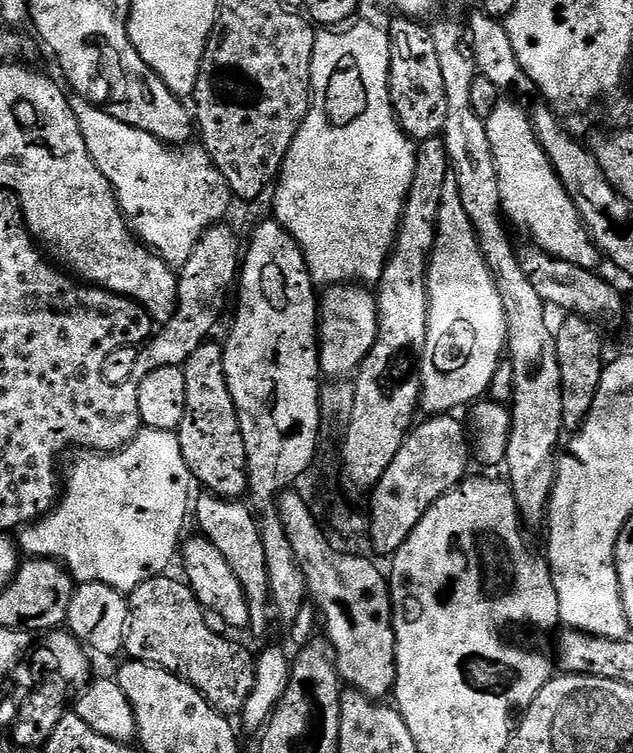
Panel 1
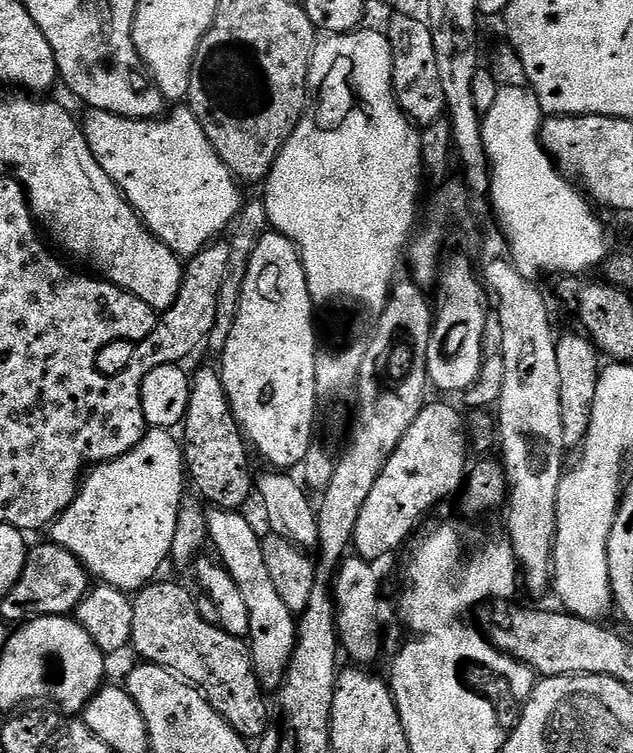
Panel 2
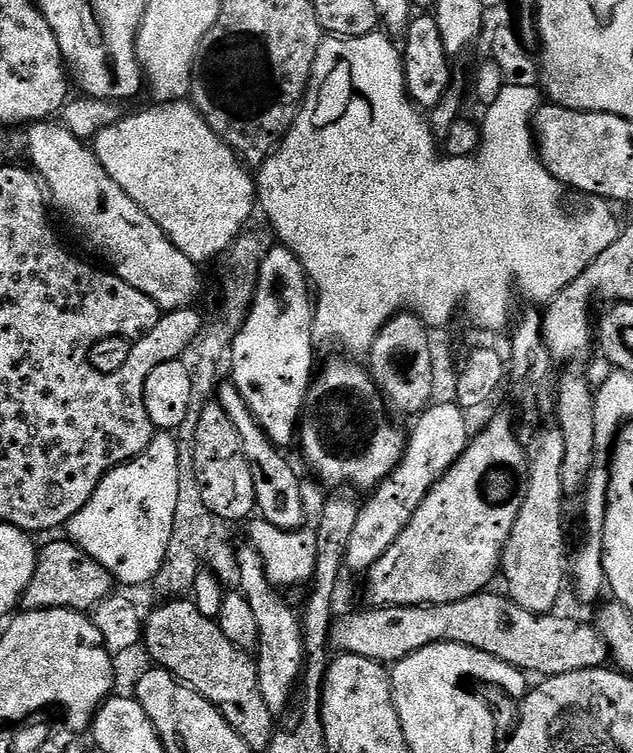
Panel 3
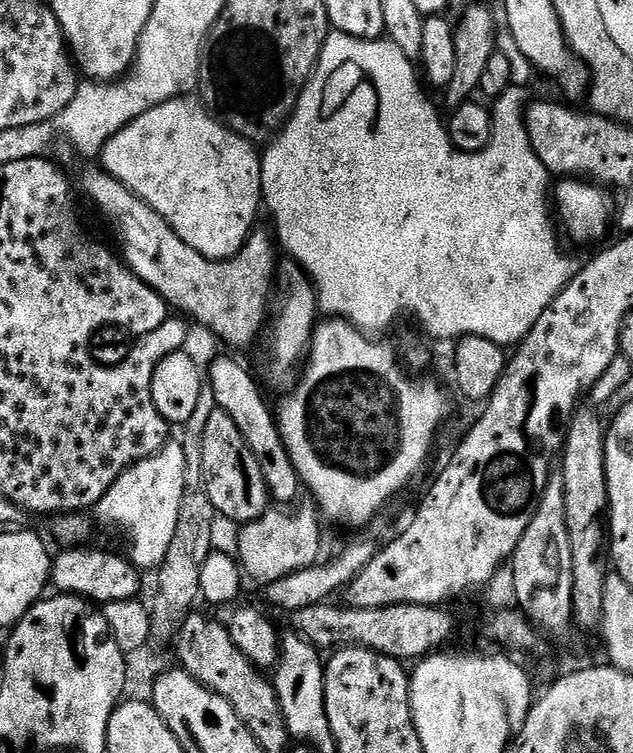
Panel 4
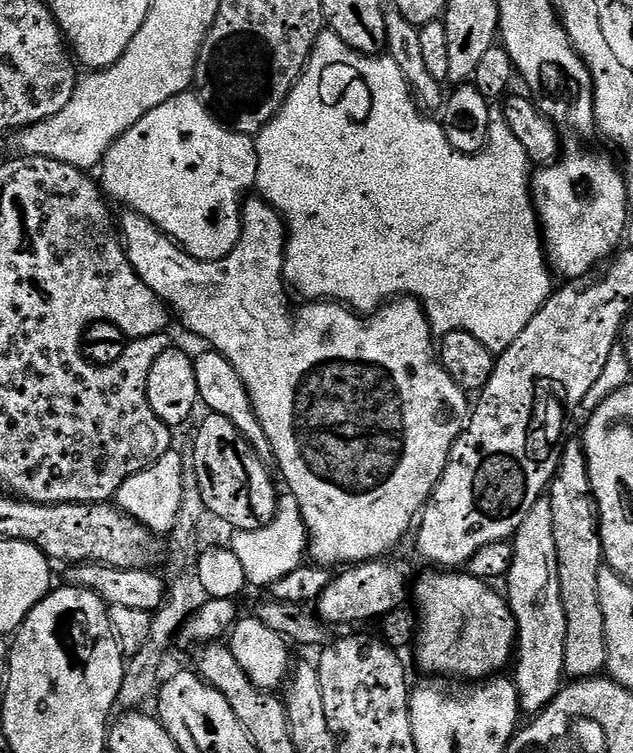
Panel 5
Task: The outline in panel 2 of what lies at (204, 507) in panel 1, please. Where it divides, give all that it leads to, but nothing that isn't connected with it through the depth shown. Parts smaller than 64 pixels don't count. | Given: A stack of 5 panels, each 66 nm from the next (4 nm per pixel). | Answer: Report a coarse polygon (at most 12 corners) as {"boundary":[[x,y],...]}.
{"boundary":[[213,507],[208,539],[250,610],[261,681],[285,679],[298,620],[240,510]]}

